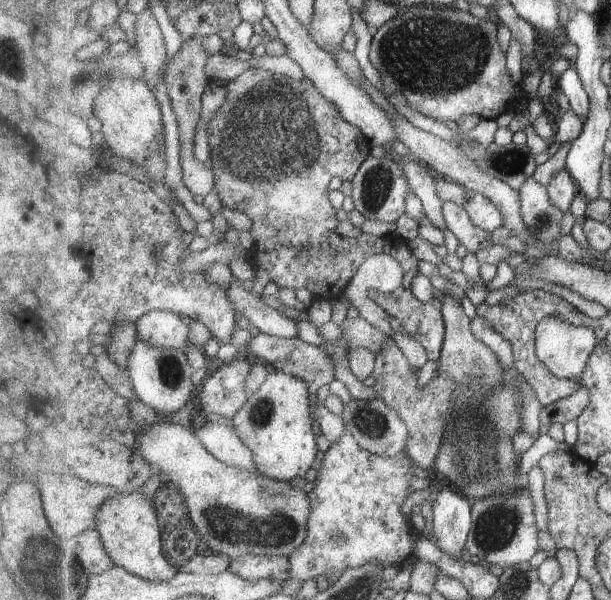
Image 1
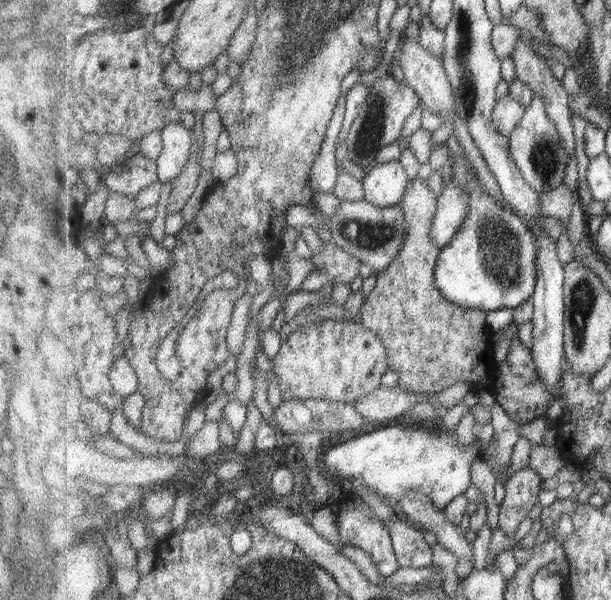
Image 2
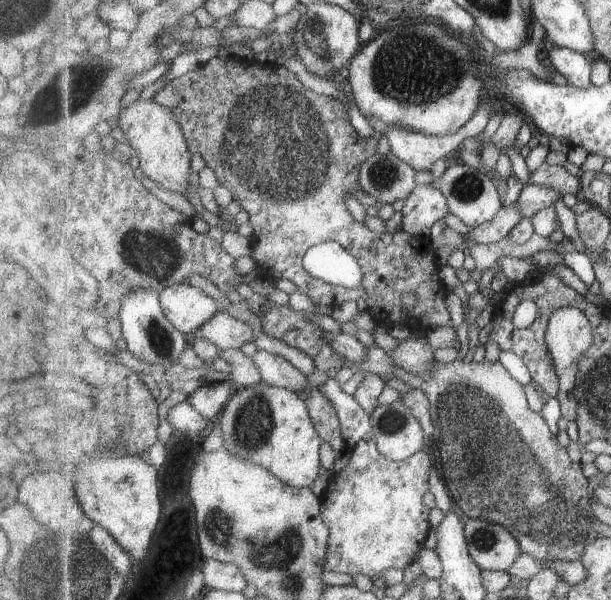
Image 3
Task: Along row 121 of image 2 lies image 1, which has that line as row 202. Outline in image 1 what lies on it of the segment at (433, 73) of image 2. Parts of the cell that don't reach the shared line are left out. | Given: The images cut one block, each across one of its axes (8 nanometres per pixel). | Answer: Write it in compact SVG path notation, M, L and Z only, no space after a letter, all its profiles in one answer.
M444 201L441 209L450 231L467 251L475 253L494 245L493 234L475 226L464 205Z

